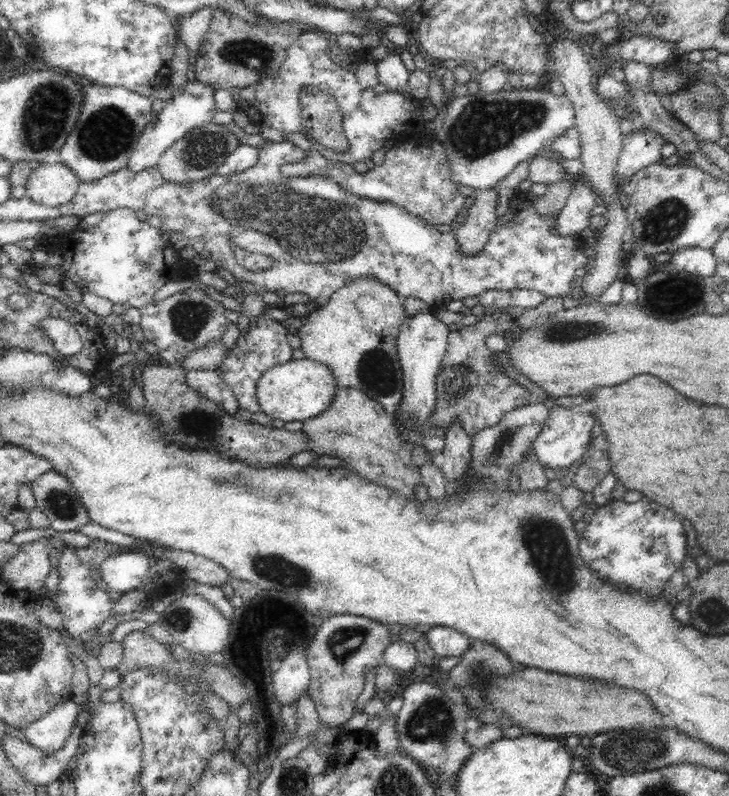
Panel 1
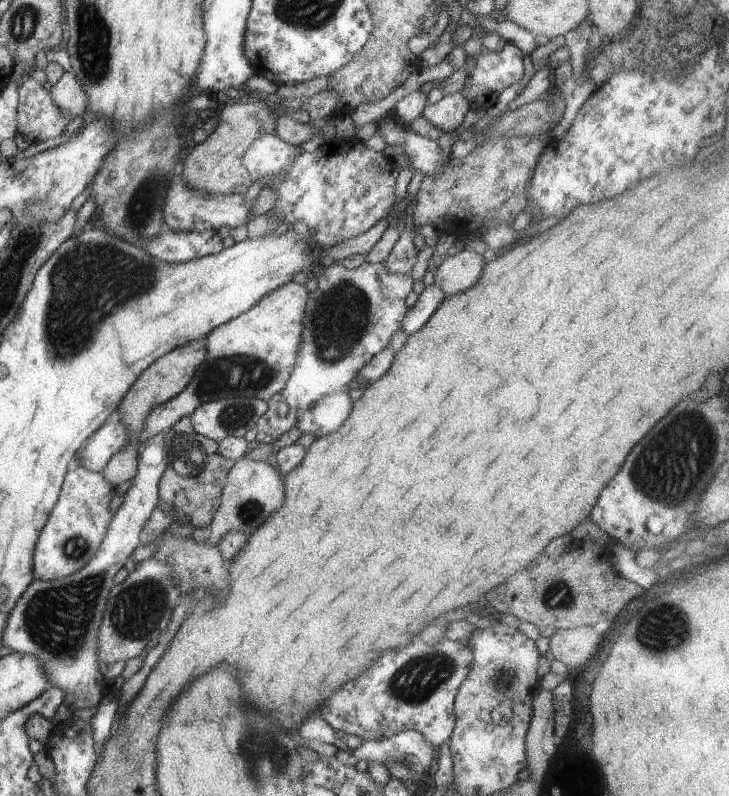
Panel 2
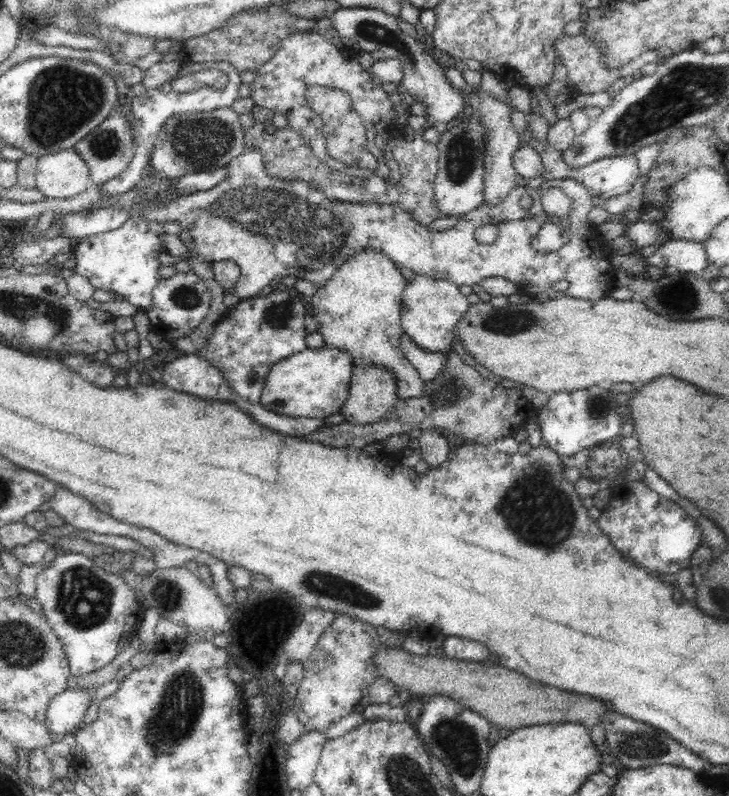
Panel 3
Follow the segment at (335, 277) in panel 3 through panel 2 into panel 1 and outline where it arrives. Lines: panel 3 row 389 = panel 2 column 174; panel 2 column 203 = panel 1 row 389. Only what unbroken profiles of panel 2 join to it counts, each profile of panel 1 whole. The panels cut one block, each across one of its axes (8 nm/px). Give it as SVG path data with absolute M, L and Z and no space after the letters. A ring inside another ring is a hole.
M358 277L347 282L330 296L326 304L315 308L303 319L299 334L304 357L330 368L336 377L337 388L360 388L366 396L376 400L384 411L394 414L404 393L403 371L397 350L397 339L407 317L402 304L398 293L376 277Z

